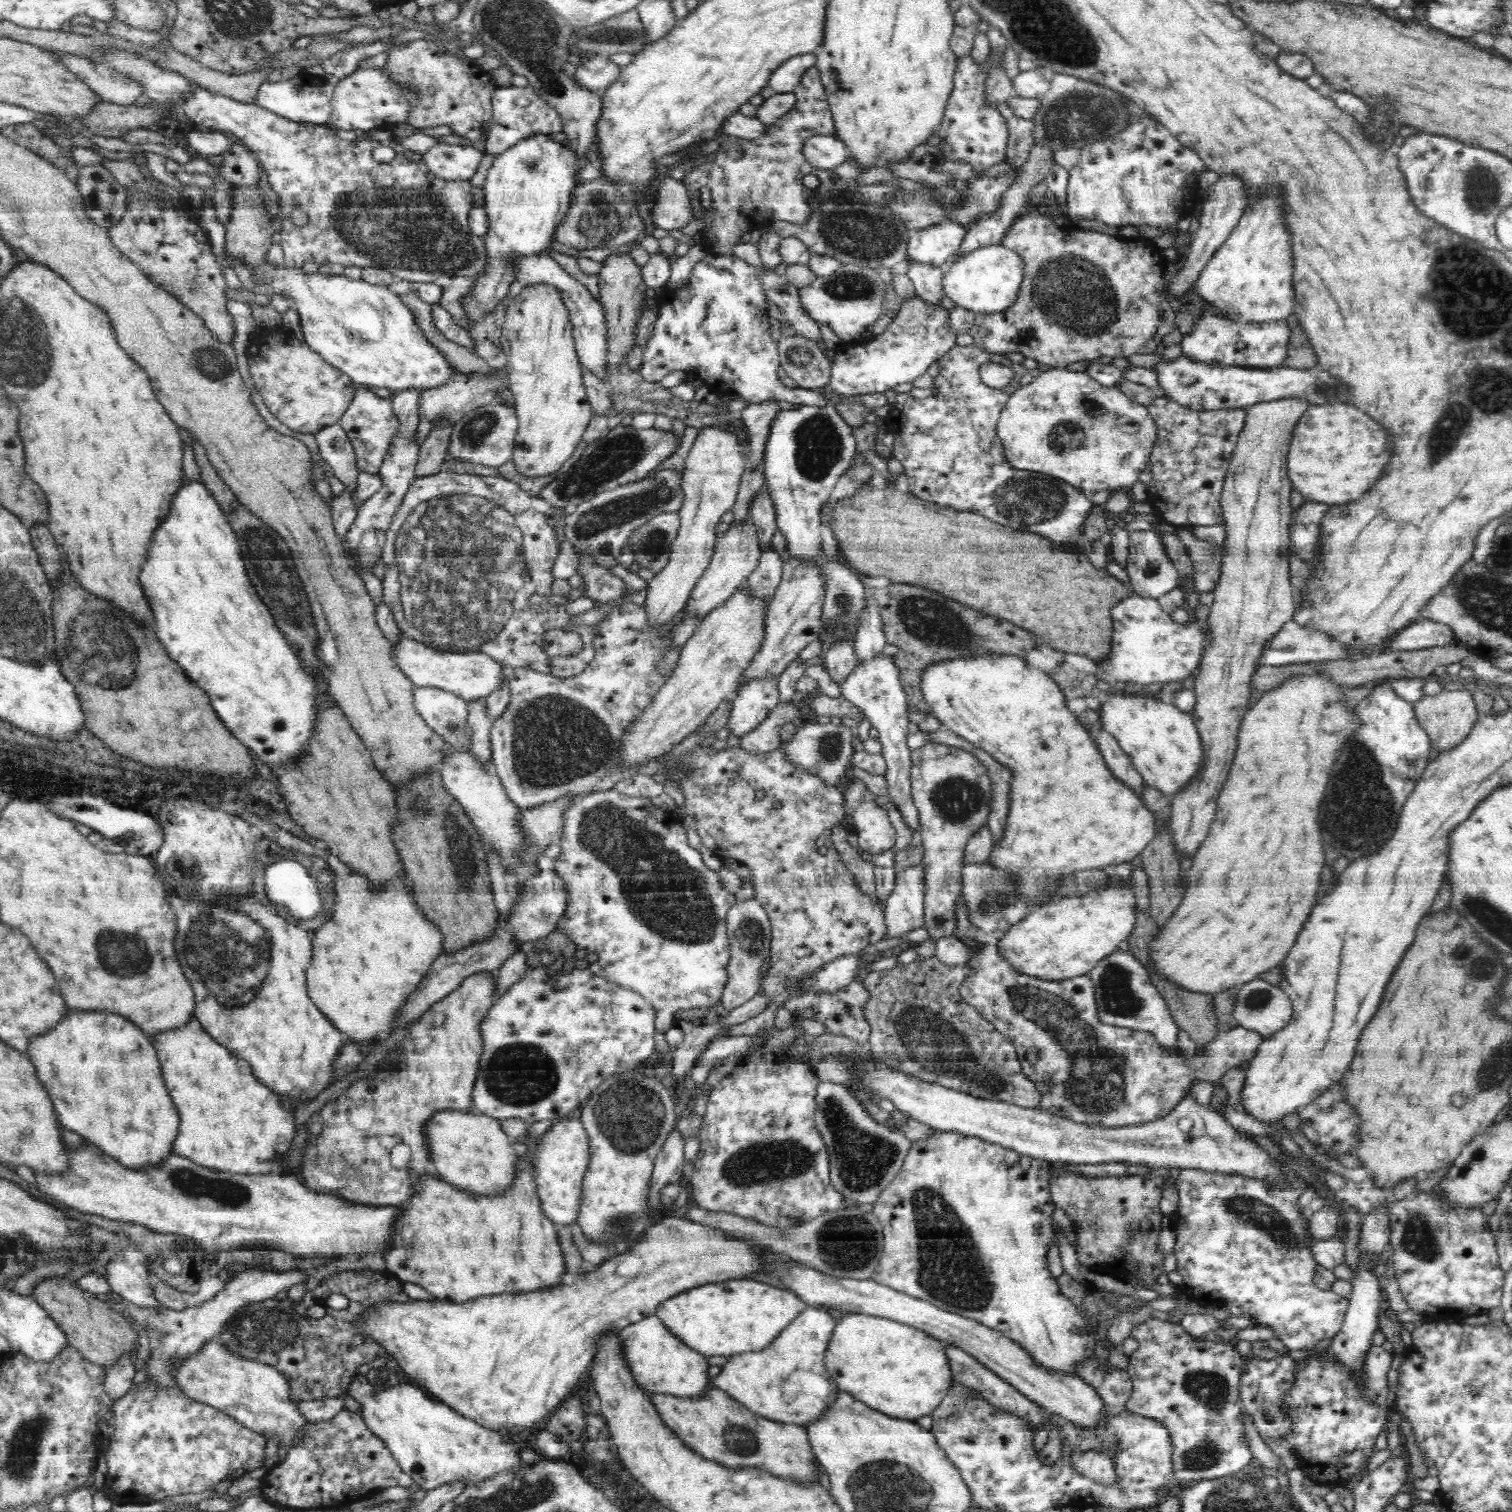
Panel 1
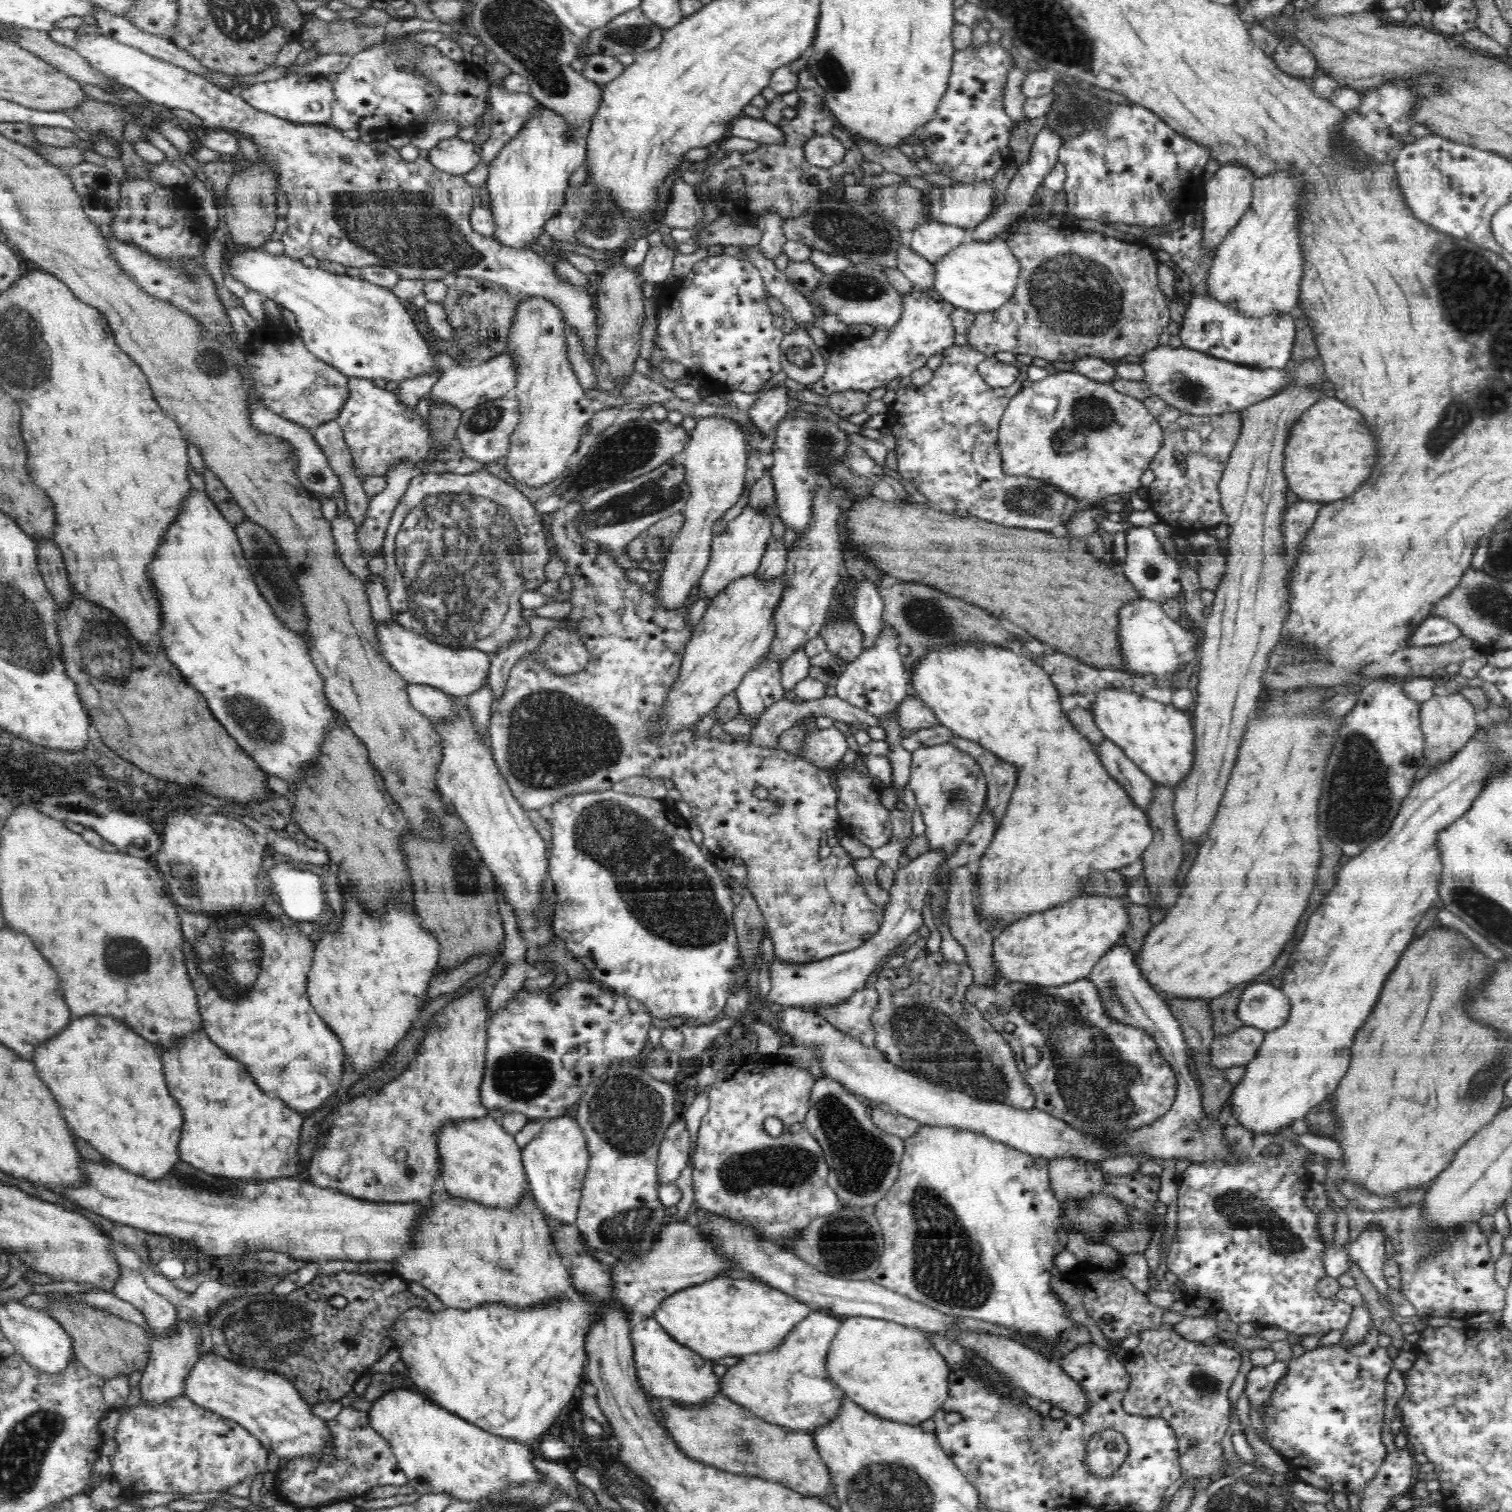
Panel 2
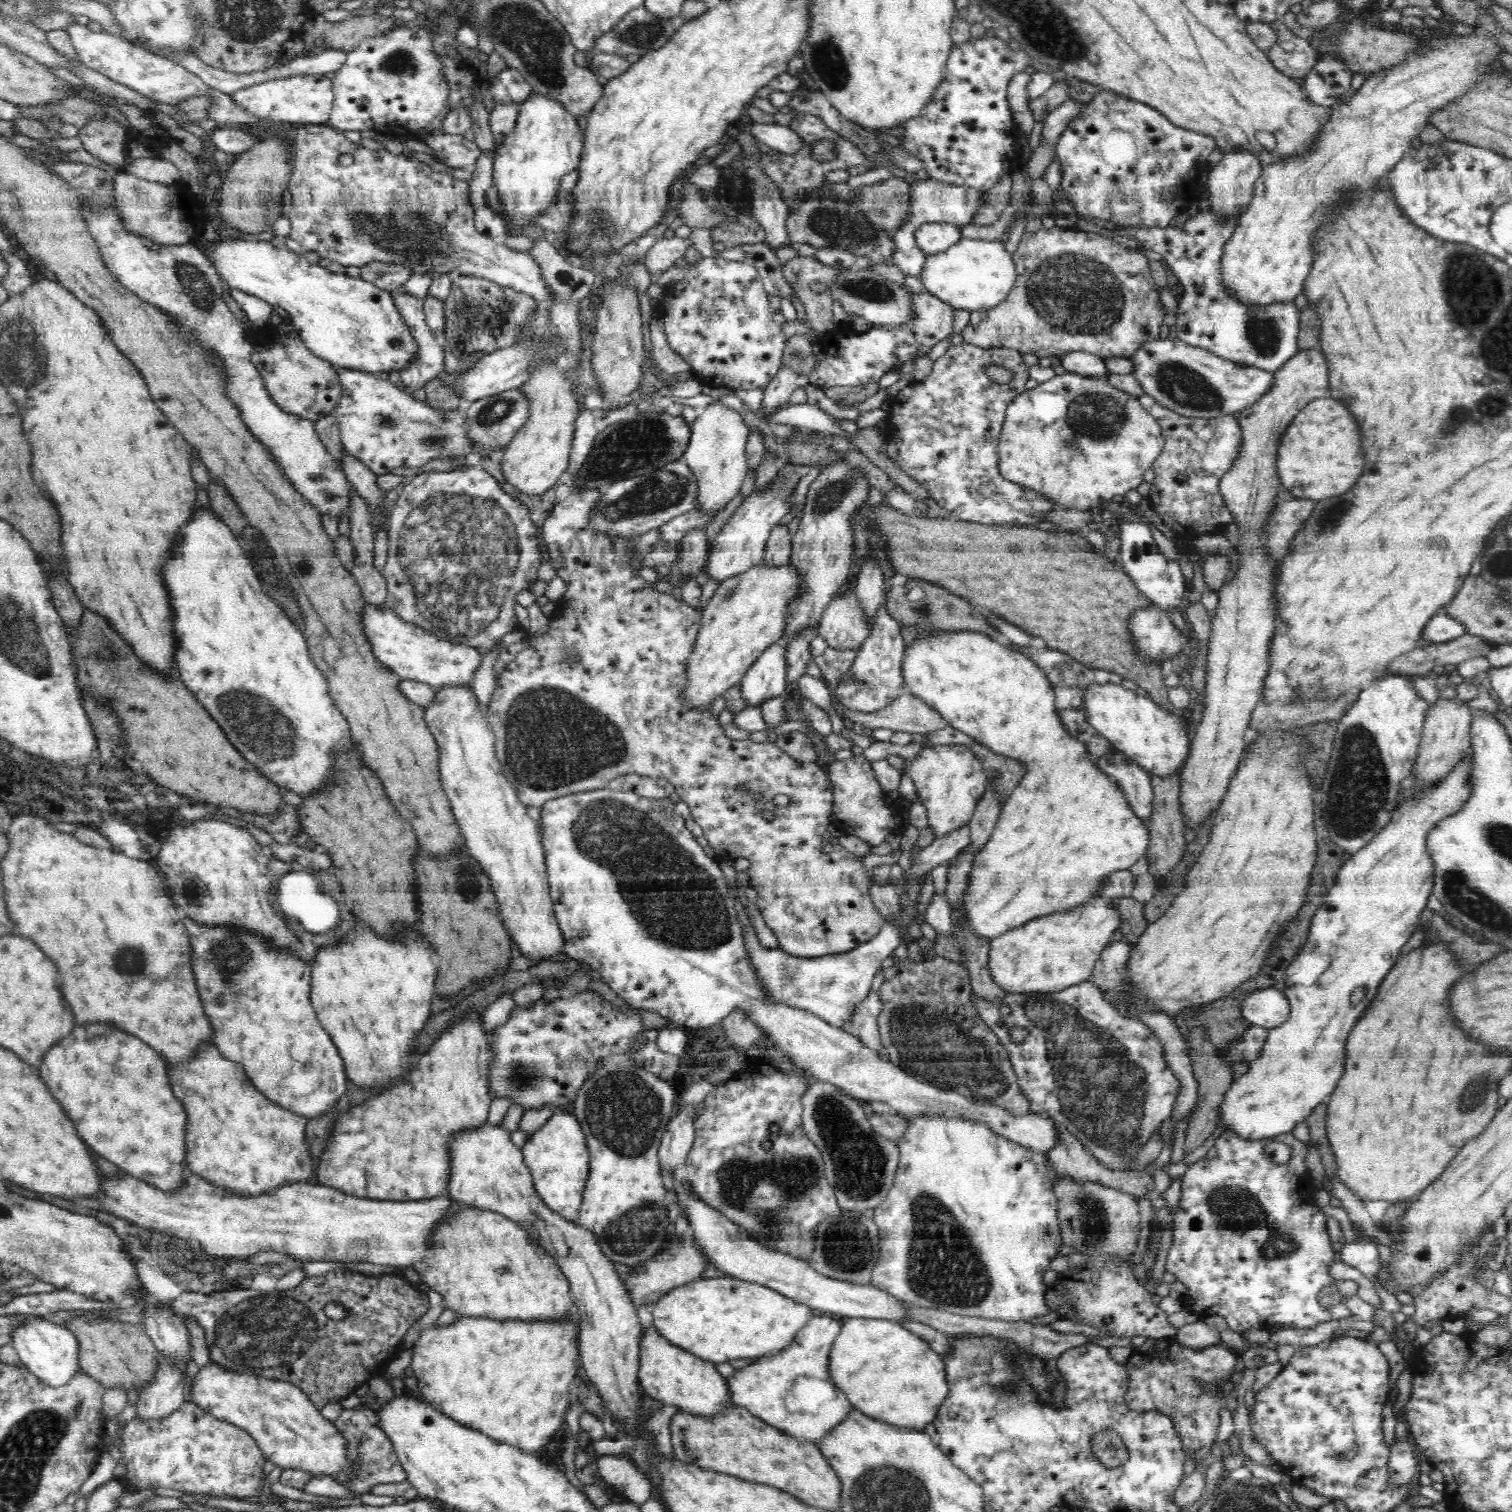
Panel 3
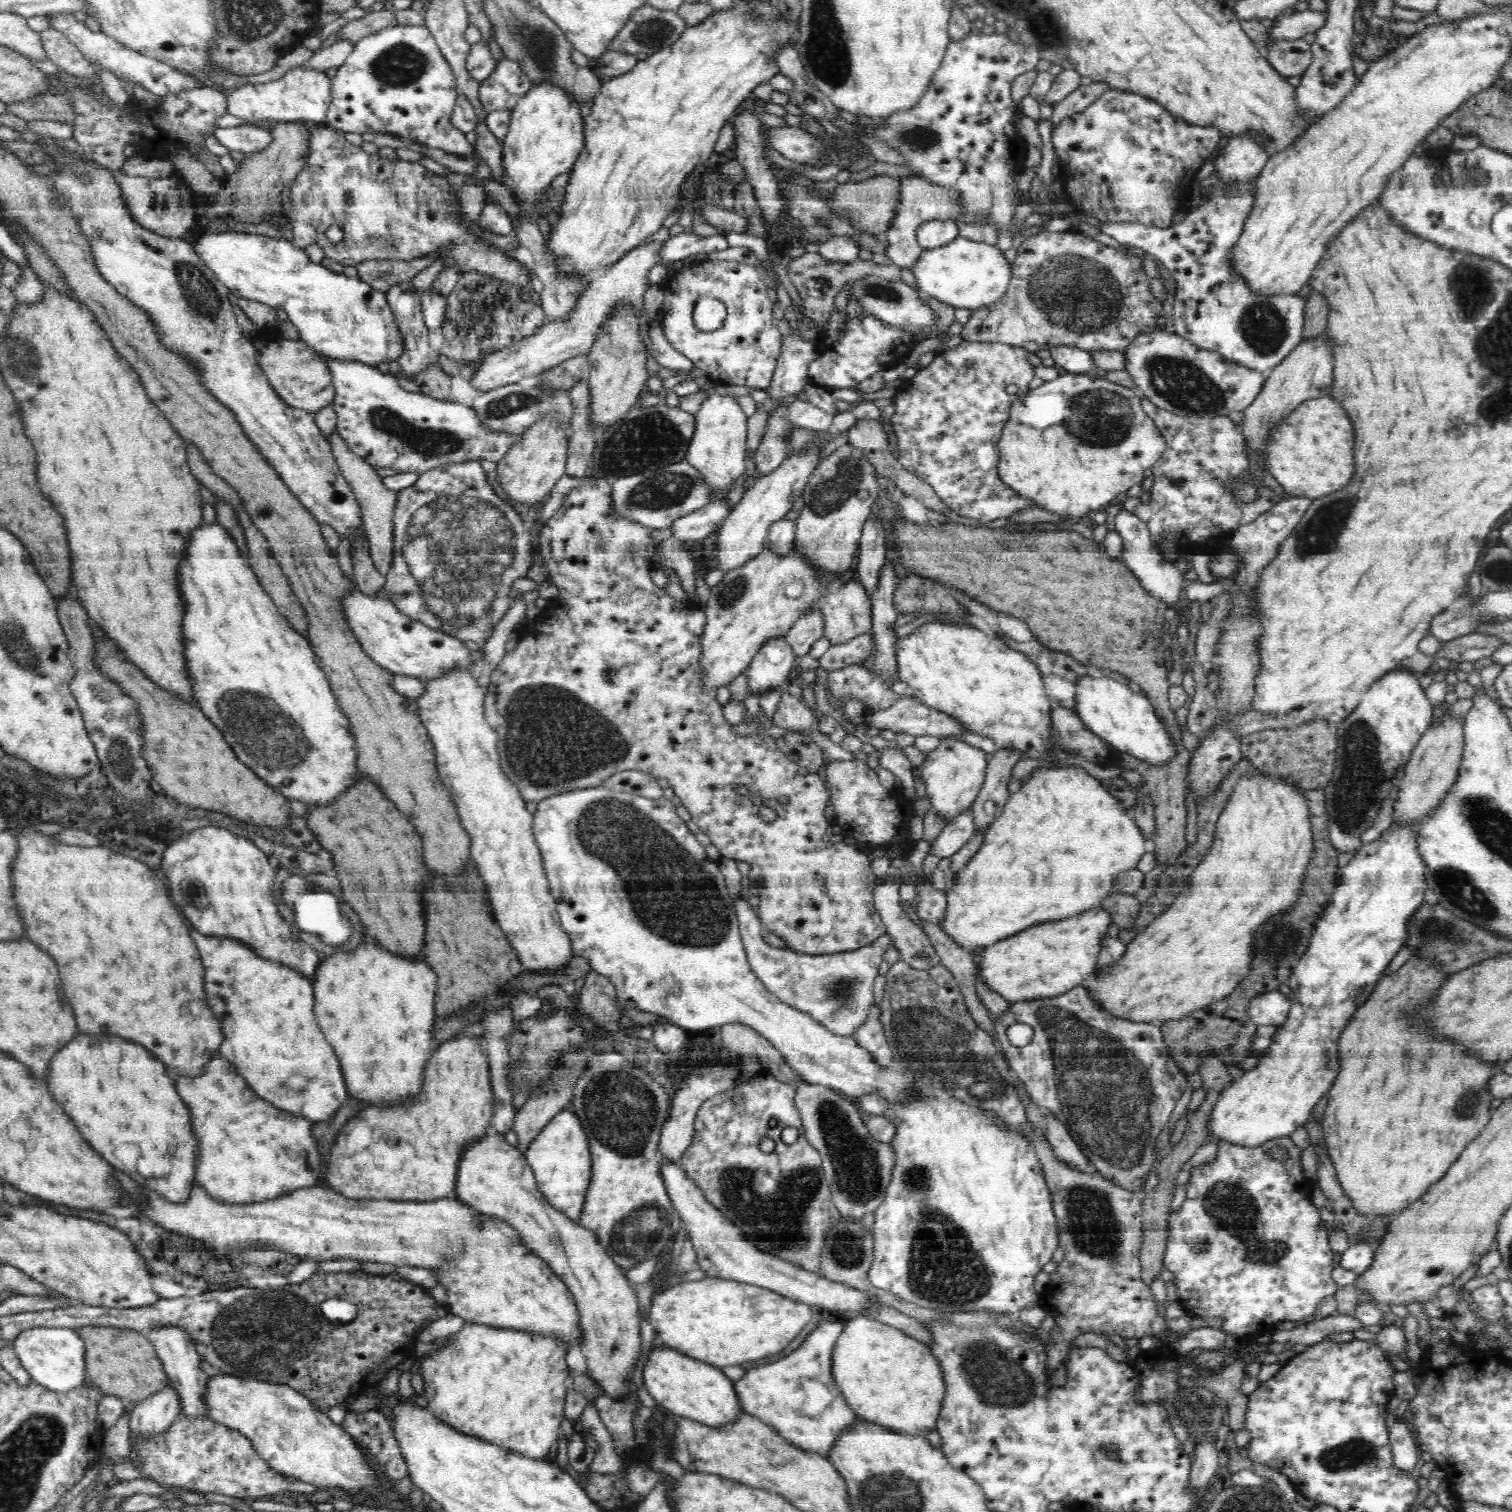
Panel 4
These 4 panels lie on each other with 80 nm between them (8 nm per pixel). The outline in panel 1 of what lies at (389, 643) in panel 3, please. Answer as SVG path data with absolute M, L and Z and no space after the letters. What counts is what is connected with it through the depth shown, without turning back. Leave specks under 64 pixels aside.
M400 637L397 643L391 645L391 657L395 659L396 666L413 682L416 687L436 687L437 689L448 690L462 697L466 701L487 697L497 688L500 688L503 681L503 668L496 659L484 654L481 650L467 653L452 653L433 649L426 643Z

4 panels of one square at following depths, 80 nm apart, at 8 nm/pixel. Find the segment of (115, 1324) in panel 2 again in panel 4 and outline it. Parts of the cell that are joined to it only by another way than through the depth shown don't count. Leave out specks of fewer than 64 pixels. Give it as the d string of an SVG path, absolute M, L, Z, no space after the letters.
M80 1326L75 1330L84 1341L87 1380L91 1380L104 1396L118 1396L130 1408L141 1404L149 1395L165 1390L165 1384L170 1382L145 1333L116 1326Z

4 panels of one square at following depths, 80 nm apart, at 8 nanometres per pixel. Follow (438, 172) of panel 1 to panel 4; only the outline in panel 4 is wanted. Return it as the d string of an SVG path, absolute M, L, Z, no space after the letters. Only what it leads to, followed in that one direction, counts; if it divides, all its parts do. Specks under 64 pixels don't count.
M390 26L382 28L355 42L348 60L337 68L331 78L332 102L324 123L336 131L379 132L404 142L415 142L439 148L445 153L466 158L476 153L474 145L466 141L464 132L452 125L452 110L458 100L457 78L450 63L440 51L434 37L425 26Z

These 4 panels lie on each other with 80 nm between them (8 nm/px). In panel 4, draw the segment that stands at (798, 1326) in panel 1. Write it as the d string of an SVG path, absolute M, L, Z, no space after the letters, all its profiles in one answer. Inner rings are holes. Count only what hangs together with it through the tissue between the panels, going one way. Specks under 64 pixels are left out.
M838 1319L824 1320L794 1352L776 1362L748 1369L744 1378L733 1382L744 1412L772 1426L780 1436L804 1451L819 1452L826 1458L837 1436L858 1418L832 1376L832 1352L843 1330L844 1324ZM804 1380L816 1380L816 1384L804 1386Z

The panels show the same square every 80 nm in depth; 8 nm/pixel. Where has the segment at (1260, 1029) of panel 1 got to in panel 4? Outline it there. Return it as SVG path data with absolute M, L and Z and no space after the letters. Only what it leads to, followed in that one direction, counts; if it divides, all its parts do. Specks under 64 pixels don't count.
M1274 990L1258 994L1249 1001L1247 1015L1254 1025L1282 1025L1292 1008L1287 995Z

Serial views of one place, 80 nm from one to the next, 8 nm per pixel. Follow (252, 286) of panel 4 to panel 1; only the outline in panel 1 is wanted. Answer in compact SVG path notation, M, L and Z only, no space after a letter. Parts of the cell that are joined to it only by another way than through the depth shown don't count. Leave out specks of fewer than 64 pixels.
M266 261L259 269L252 269L252 282L260 286L270 284L272 298L280 296L294 302L303 330L305 343L318 353L328 364L335 366L344 374L352 377L357 386L376 386L390 390L414 389L424 392L447 384L455 376L454 368L445 356L423 335L423 330L416 322L415 314L404 304L396 293L388 287L373 285L362 279L350 280L345 275L322 275L318 272L306 273L304 270L290 268L288 265L270 265Z

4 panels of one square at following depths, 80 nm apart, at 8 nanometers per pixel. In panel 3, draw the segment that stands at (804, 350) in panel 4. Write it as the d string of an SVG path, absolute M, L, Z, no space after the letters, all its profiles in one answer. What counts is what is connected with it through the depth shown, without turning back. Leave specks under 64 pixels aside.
M782 363L776 376L763 388L763 410L762 417L769 418L774 414L776 407L790 400L792 392L796 388L802 388L809 383L809 377L796 373L792 367Z

